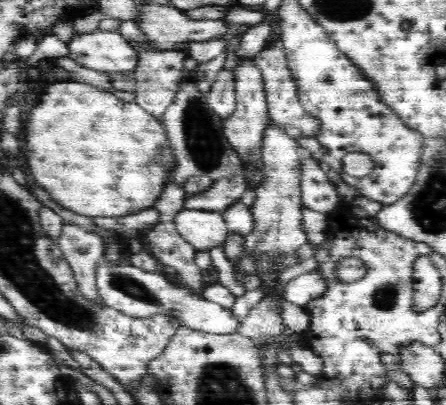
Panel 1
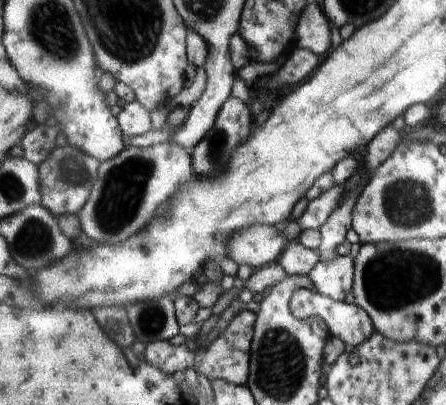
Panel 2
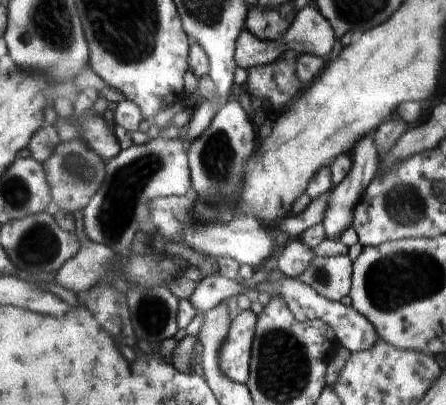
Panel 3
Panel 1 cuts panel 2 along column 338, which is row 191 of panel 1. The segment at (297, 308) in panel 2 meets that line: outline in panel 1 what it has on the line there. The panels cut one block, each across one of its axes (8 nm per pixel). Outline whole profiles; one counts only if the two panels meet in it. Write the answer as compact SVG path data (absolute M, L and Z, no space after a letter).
M314 158L302 160L302 178L300 178L300 198L304 208L330 214L330 210L342 204L342 198L336 192L336 186L328 180L328 174L322 172L320 164Z

